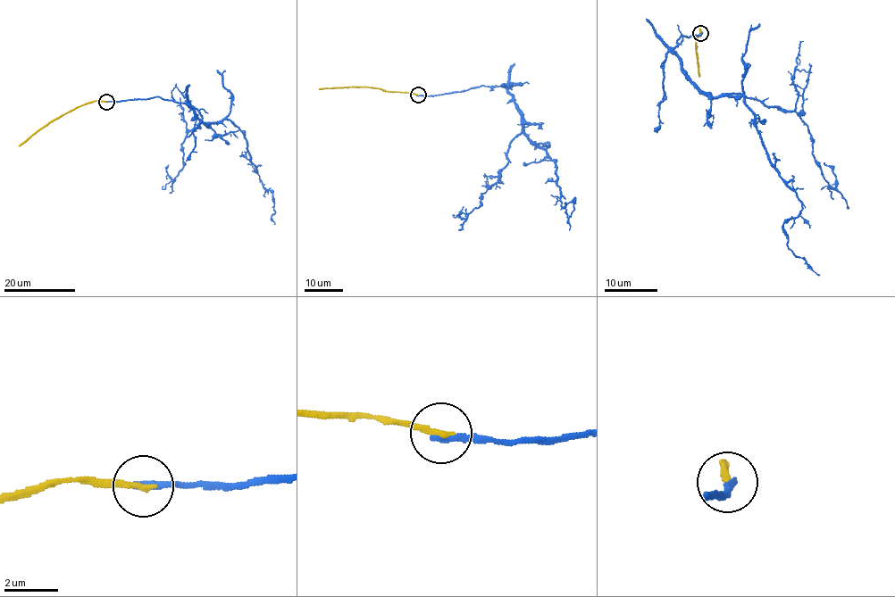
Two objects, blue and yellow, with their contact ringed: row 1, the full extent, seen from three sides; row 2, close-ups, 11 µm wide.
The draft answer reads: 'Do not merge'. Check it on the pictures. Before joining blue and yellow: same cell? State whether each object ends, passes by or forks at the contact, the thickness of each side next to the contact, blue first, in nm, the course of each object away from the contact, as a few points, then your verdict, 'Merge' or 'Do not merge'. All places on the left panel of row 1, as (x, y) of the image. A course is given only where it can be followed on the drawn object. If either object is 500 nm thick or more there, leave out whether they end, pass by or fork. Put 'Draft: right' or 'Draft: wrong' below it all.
At the ring blue ends. At the ring yellow ends. Thickness 280 nm (blue) against 240 nm. Course of blue: (105, 101), (161, 97), (185, 103), (209, 126), (231, 121), (246, 140), (261, 184), (272, 194), (274, 223). Course of yellow: (105, 101), (93, 100), (64, 113), (18, 146). Do not merge
Draft: right

